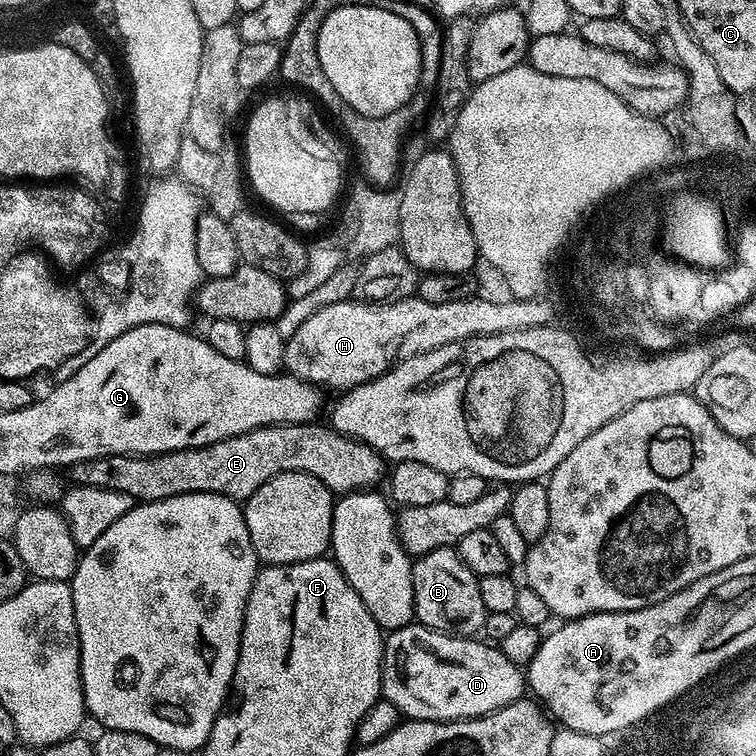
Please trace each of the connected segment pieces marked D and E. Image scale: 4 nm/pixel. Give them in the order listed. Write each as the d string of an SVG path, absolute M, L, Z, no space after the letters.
M413 622L396 632L388 632L384 641L384 661L380 671L380 691L383 699L389 700L401 714L401 717L409 720L475 720L478 716L488 716L500 708L505 708L521 699L526 692L526 676L522 671L521 665L510 662L504 652L499 647L493 646L488 642L481 642L476 638L467 636L449 636L447 632L433 632L425 624Z
M272 424L269 428L255 428L246 434L238 434L234 438L219 440L201 448L183 448L173 452L160 452L157 456L100 456L96 460L83 460L71 465L70 472L77 485L89 484L95 488L113 488L131 496L133 501L147 502L165 500L171 496L181 496L191 492L202 494L218 494L228 496L237 502L243 502L258 490L270 478L283 472L301 472L314 474L318 482L322 482L334 494L347 494L371 489L381 483L386 472L386 461L370 446L348 436L341 436L332 431L331 427L310 424Z

